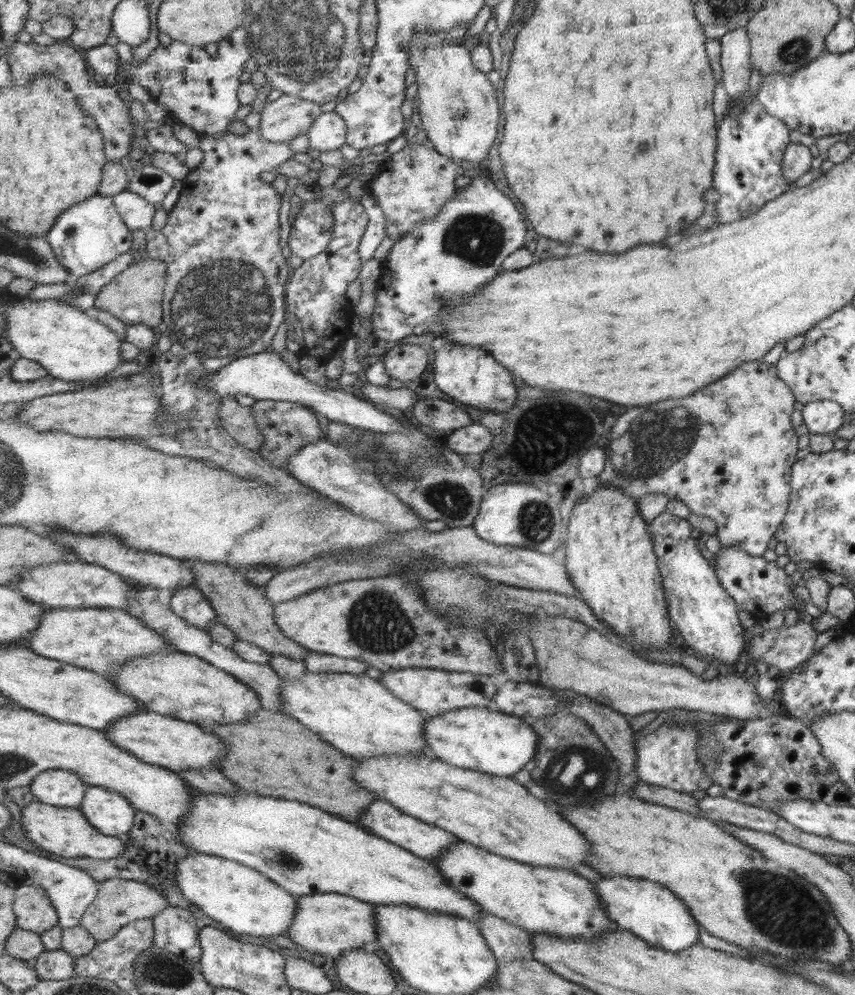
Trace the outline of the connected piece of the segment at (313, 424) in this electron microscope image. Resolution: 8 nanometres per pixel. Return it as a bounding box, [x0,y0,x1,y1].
[251,400,325,471]

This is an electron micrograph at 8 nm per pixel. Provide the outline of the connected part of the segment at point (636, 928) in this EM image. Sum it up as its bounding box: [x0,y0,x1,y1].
[594,876,699,952]

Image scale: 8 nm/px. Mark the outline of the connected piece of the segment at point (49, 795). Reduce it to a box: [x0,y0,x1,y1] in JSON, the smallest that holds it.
[30,769,89,808]

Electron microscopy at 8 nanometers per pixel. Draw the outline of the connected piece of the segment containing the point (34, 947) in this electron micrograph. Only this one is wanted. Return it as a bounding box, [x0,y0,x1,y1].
[6,926,46,968]

